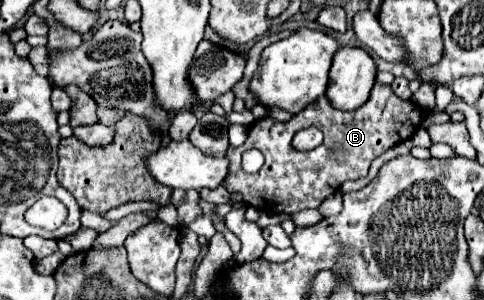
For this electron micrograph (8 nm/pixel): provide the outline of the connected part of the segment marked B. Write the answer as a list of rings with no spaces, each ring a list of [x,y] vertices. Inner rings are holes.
[[[380,82],[374,84],[372,94],[366,104],[352,112],[342,112],[330,106],[326,96],[314,100],[304,112],[298,112],[290,122],[278,122],[272,116],[256,120],[248,138],[238,148],[228,148],[226,156],[230,158],[230,172],[224,180],[224,188],[230,194],[242,194],[242,202],[258,208],[266,214],[294,214],[306,208],[318,208],[322,200],[340,190],[346,180],[358,180],[368,174],[370,162],[382,152],[390,150],[398,142],[408,140],[420,126],[422,112],[412,104],[412,100],[398,98],[390,86]],[[316,126],[324,132],[324,142],[316,150],[298,152],[290,146],[292,136],[302,130]],[[248,148],[258,148],[266,162],[256,174],[246,174],[240,168],[240,156]]]

